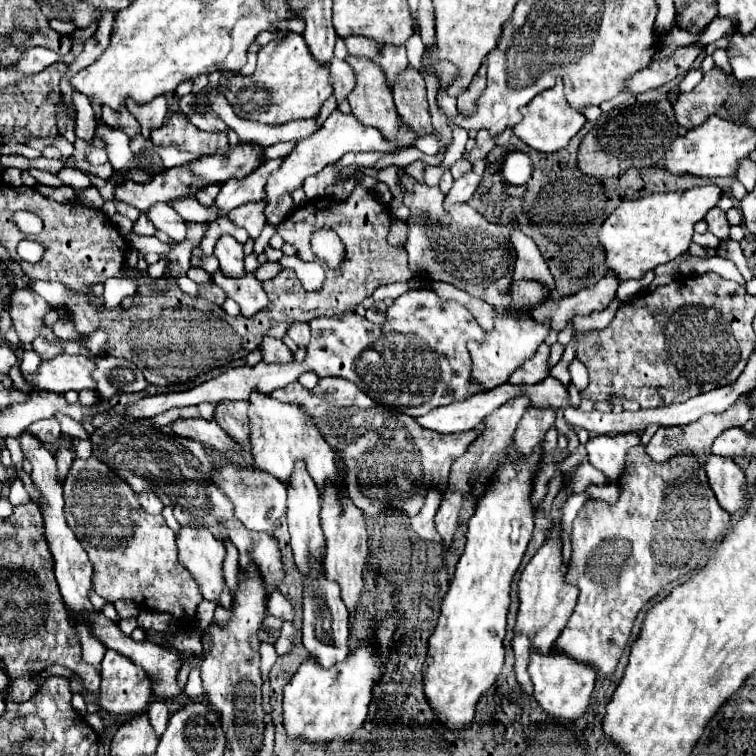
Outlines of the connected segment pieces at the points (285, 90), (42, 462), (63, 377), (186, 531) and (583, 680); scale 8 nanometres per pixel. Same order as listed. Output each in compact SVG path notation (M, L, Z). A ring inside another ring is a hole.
M289 34L287 40L275 40L263 46L257 54L257 70L251 76L232 75L219 83L225 90L235 114L245 120L263 124L285 124L299 118L313 118L321 104L333 94L329 64L319 64L301 34Z
M21 434L21 448L23 448L25 458L29 458L31 464L33 464L31 478L33 478L33 486L41 494L39 506L41 506L43 524L45 524L45 538L47 538L49 552L51 552L51 558L53 558L53 572L55 572L61 596L63 596L67 608L73 612L71 618L85 618L83 612L91 610L91 602L87 600L87 592L91 590L93 570L91 570L91 562L87 558L87 552L83 550L79 540L75 538L75 534L67 526L65 510L63 510L63 506L65 506L65 502L63 502L63 484L61 484L59 474L57 474L57 462L55 462L53 454L37 438L33 438L31 434Z
M61 354L49 362L41 362L37 374L23 374L29 384L35 384L41 390L49 392L69 392L69 390L95 390L97 382L93 380L95 358L83 354Z
M181 528L177 532L177 548L179 562L191 572L195 578L199 592L205 600L219 604L221 592L225 590L223 580L223 560L225 560L225 544L205 528Z
M531 652L531 666L529 676L533 682L533 698L537 700L539 708L551 716L551 718L565 718L565 720L577 720L585 714L591 692L595 686L595 672L589 666L583 666L581 662L567 658L559 652L549 652L545 656Z

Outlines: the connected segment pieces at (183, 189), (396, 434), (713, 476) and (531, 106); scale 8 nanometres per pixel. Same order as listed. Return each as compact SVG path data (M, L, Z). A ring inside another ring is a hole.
M239 142L237 148L229 148L229 156L221 156L221 154L203 156L203 158L193 160L189 164L169 168L169 170L165 170L161 174L153 174L147 184L137 184L137 182L131 182L131 180L123 180L115 188L115 198L135 206L141 212L147 212L153 204L159 204L159 202L169 204L173 200L181 200L185 196L193 196L195 192L199 192L201 188L205 188L205 186L209 186L213 182L227 182L231 178L241 180L241 178L245 178L247 174L251 174L259 166L261 158L263 158L263 148L261 146L249 144L249 142Z
M343 378L321 380L313 390L295 382L285 390L271 392L269 396L281 402L297 404L311 416L325 442L335 452L341 452L345 494L365 516L379 516L387 508L415 516L429 490L443 492L447 488L451 464L455 458L465 454L469 444L481 434L479 430L463 434L431 432L407 414L383 410L359 386ZM355 472L359 478L345 478L345 474Z
M709 456L705 462L709 486L723 510L737 514L747 500L747 480L743 470L729 458Z
M557 80L557 84L553 88L541 92L527 106L523 106L521 114L523 114L523 120L513 128L513 134L517 138L521 138L527 146L531 146L533 150L539 150L539 152L545 152L545 154L563 150L569 144L569 140L585 124L585 116L579 114L579 112L575 112L567 104L567 100L563 98L563 82L561 80Z

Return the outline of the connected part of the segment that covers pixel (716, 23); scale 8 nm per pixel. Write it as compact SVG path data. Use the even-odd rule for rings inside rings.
M715 17L705 28L703 35L698 39L699 45L707 45L726 35L726 32L732 27L731 21L727 18Z

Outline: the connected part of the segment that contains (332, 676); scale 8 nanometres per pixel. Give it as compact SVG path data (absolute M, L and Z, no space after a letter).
M385 618L377 628L377 648L359 646L331 670L321 668L315 658L307 658L299 666L283 690L283 728L287 736L301 736L309 744L329 744L333 740L349 740L363 726L371 702L371 688L385 672L395 626L399 626L397 618Z

